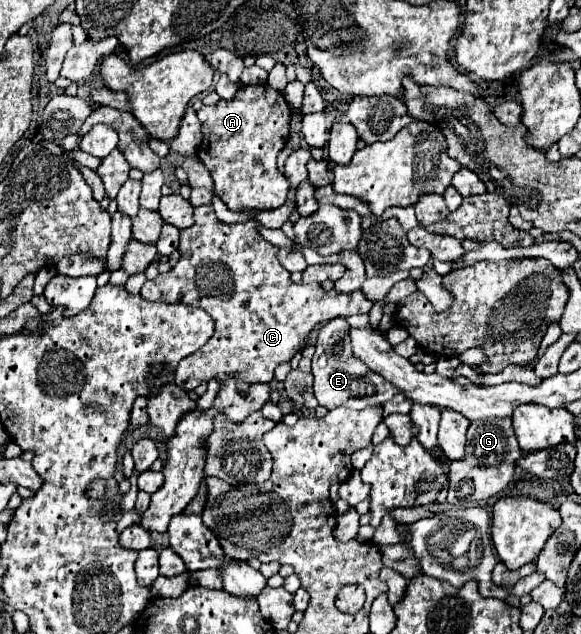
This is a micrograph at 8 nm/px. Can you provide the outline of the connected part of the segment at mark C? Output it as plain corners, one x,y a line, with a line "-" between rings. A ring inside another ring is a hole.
212,205
194,209
194,225
180,231
178,249
178,263
168,273
146,281
140,295
148,301
202,307
216,323
212,339
178,363
174,381
186,391
212,377
224,381
226,375
240,375
246,383
270,383
274,369
298,353
300,343
310,337
316,325
334,317
368,313
370,309
360,311
360,305
366,307
366,303
372,307
362,291
326,293
318,283
296,285
278,263
278,247
262,239
256,219
222,223
216,219

